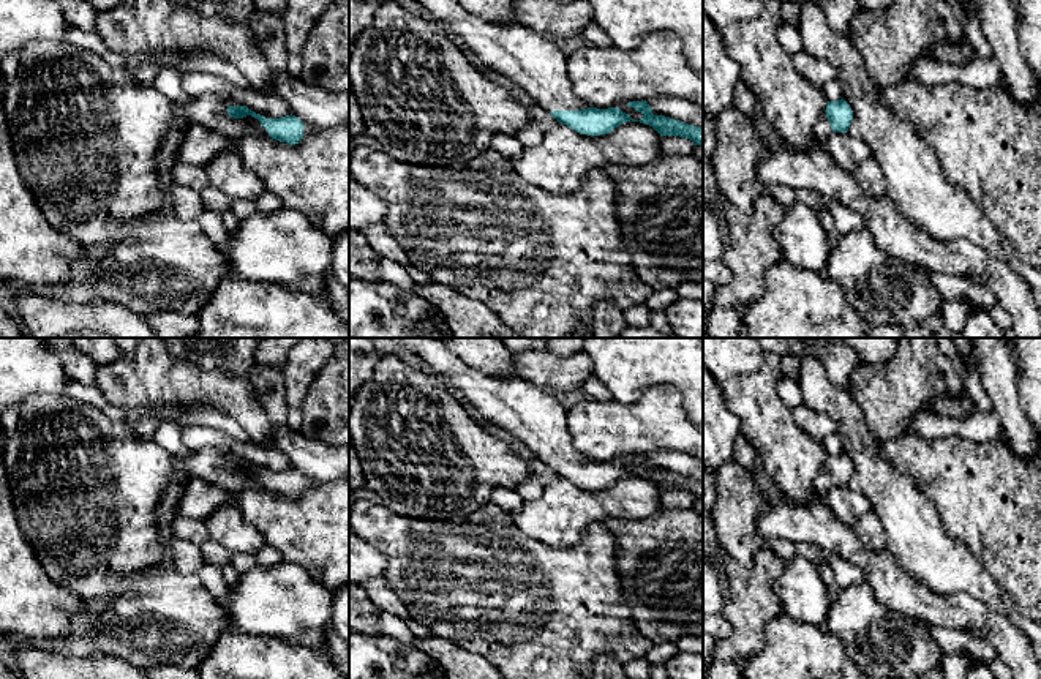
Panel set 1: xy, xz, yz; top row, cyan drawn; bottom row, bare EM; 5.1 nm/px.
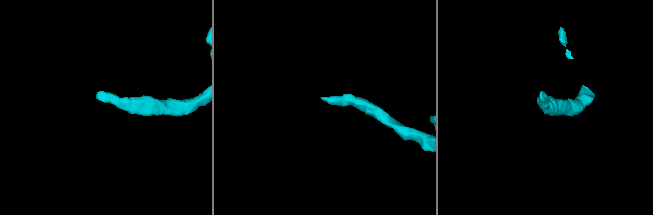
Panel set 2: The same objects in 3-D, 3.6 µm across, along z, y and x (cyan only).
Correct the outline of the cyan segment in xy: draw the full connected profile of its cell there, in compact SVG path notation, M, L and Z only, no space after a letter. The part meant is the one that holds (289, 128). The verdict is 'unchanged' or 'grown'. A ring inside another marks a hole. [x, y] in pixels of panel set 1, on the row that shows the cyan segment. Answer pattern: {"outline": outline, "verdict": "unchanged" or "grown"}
{"outline": "M204 93L193 98L186 107L186 115L193 123L210 128L232 141L237 141L248 131L246 115L257 118L275 141L295 145L303 139L305 125L295 115L265 118L246 106L227 106L215 93Z", "verdict": "grown"}

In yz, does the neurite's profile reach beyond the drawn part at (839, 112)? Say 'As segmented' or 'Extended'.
Extended

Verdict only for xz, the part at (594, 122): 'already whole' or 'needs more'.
needs more

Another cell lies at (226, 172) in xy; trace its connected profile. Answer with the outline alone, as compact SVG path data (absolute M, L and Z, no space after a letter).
M237 150L216 155L204 169L210 186L231 199L256 201L265 191L262 180L243 166Z

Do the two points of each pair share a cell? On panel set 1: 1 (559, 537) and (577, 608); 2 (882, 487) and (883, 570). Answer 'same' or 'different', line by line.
1: different
2: different

